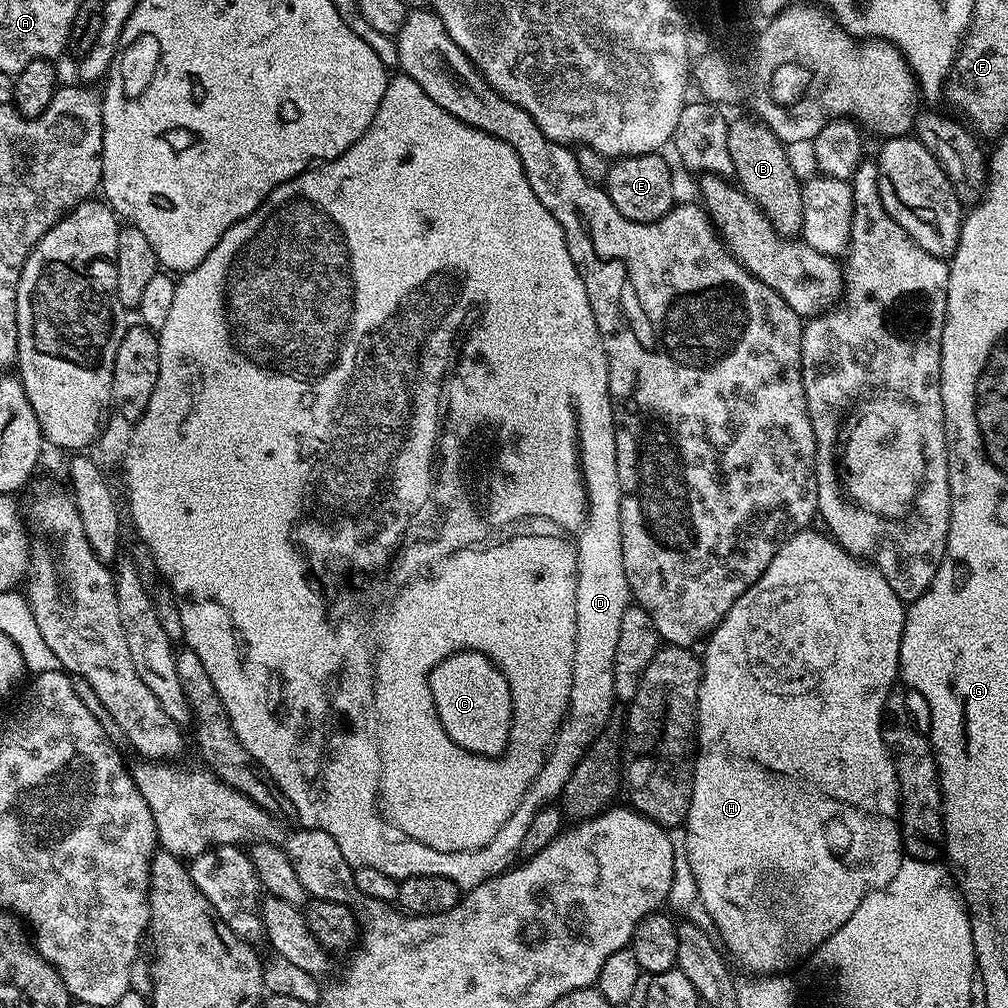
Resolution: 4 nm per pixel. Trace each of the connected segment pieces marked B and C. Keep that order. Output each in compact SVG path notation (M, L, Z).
M755 118L732 120L728 125L726 146L730 146L730 162L734 162L735 183L760 207L779 236L796 238L802 226L801 181L788 165L789 149L776 135Z
M466 646L462 651L446 654L425 675L424 686L429 689L429 701L438 715L440 731L449 742L466 744L480 750L480 756L496 759L508 751L508 735L514 726L508 674L484 654L484 649Z

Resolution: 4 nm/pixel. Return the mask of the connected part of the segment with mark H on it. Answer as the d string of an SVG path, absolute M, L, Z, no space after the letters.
M812 531L794 534L781 546L762 578L730 606L724 621L707 637L702 651L700 697L696 707L698 751L692 773L692 805L688 807L686 821L688 861L696 882L698 904L708 911L713 926L720 931L718 940L723 951L752 972L748 974L756 976L784 974L807 961L822 942L858 910L858 902L862 902L866 894L882 890L882 886L898 874L900 861L906 856L900 837L900 787L896 767L880 733L889 707L888 695L898 684L906 604L890 590L890 582L882 578L875 566L859 556L851 556L831 535Z

